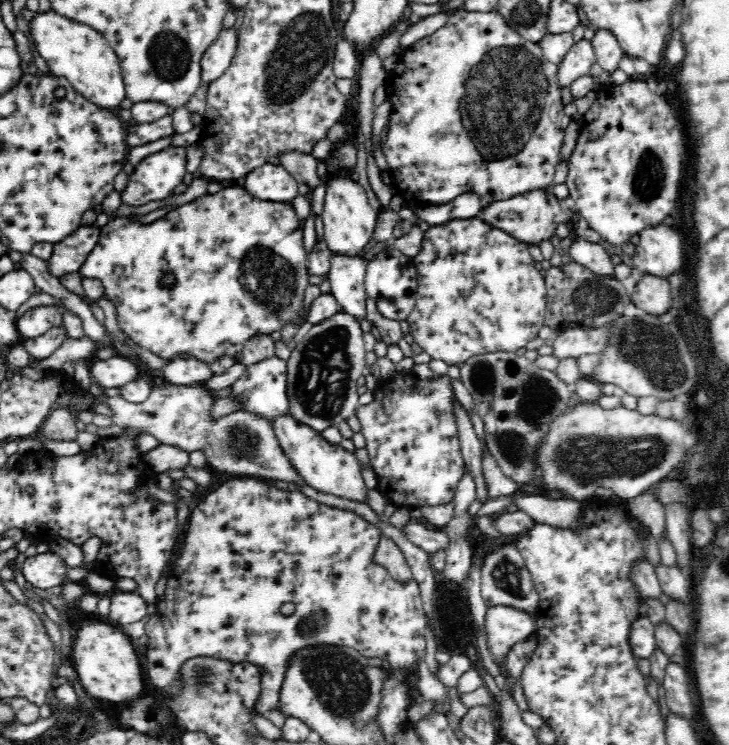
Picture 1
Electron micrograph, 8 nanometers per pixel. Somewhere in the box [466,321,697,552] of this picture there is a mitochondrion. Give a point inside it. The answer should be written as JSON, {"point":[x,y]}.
{"point":[533,400]}

